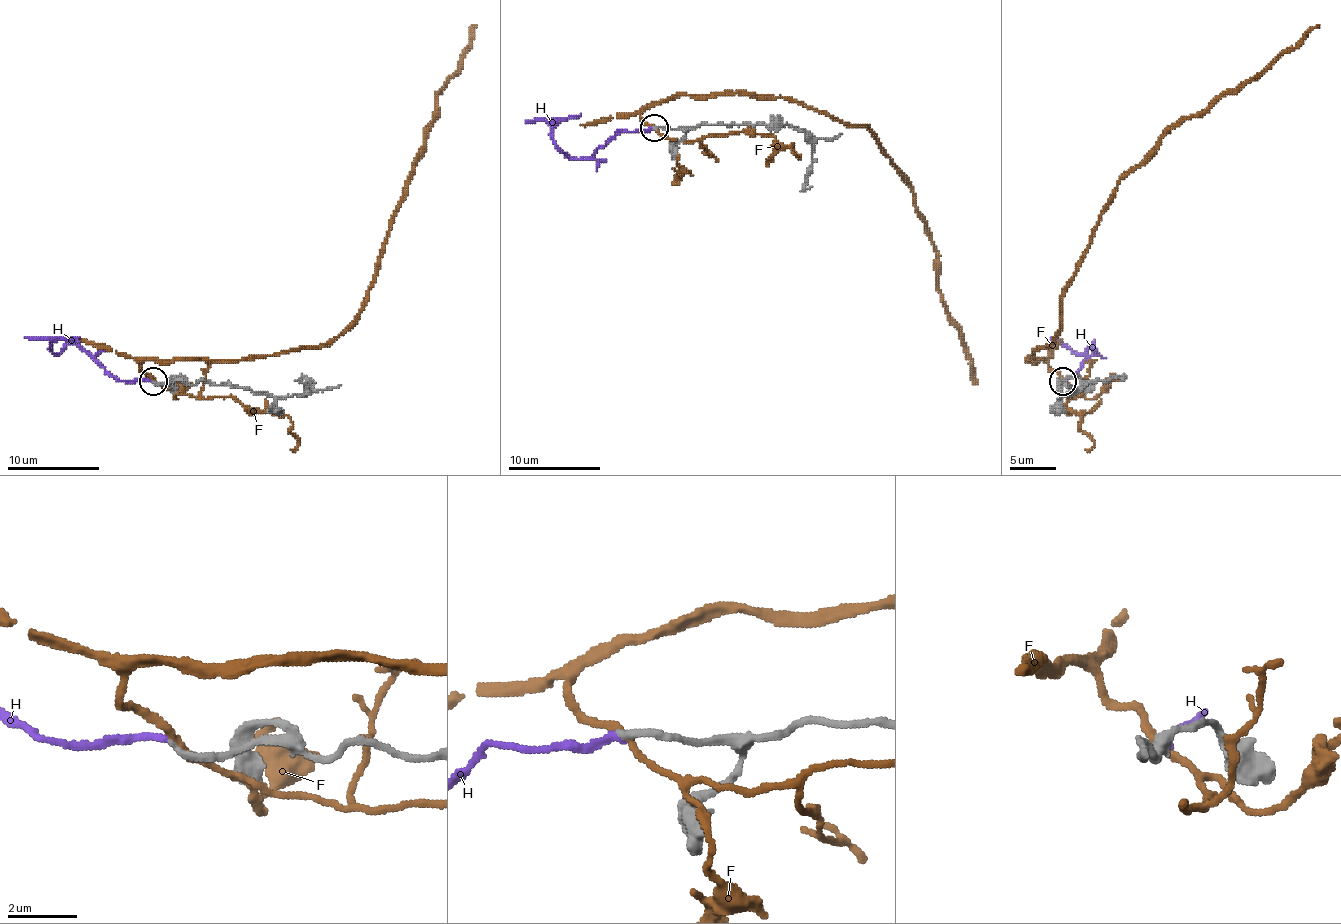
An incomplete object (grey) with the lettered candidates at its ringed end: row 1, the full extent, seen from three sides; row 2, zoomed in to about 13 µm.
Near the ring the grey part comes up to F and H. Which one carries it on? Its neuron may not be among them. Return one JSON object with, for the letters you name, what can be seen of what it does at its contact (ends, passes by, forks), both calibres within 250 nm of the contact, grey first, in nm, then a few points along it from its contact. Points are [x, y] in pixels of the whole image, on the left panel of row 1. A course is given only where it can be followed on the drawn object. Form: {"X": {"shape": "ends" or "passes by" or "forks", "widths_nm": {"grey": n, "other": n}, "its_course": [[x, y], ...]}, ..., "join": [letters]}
{"H": {"shape": "ends", "widths_nm": {"grey": 190, "other": 200}, "its_course": [[152, 380], [113, 378], [77, 346], [68, 344], [58, 353], [52, 351], [52, 344], [61, 337], [79, 341]]}, "join": ["H"]}

